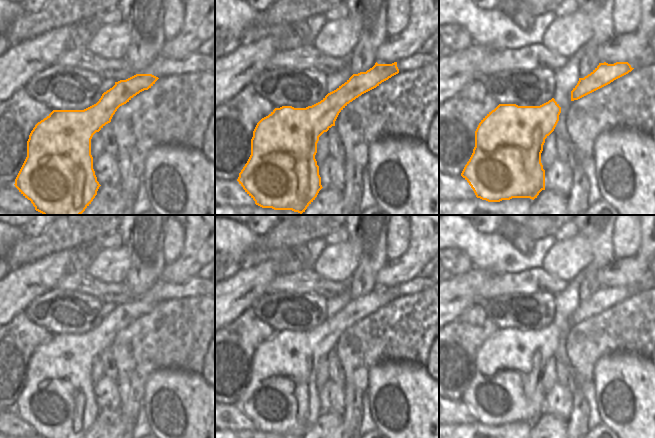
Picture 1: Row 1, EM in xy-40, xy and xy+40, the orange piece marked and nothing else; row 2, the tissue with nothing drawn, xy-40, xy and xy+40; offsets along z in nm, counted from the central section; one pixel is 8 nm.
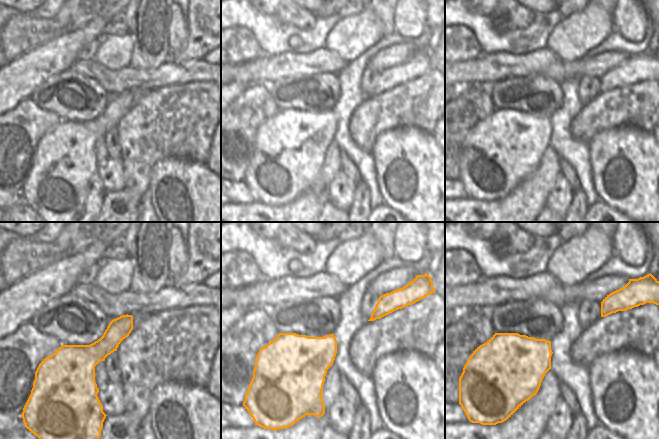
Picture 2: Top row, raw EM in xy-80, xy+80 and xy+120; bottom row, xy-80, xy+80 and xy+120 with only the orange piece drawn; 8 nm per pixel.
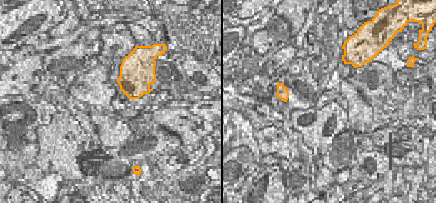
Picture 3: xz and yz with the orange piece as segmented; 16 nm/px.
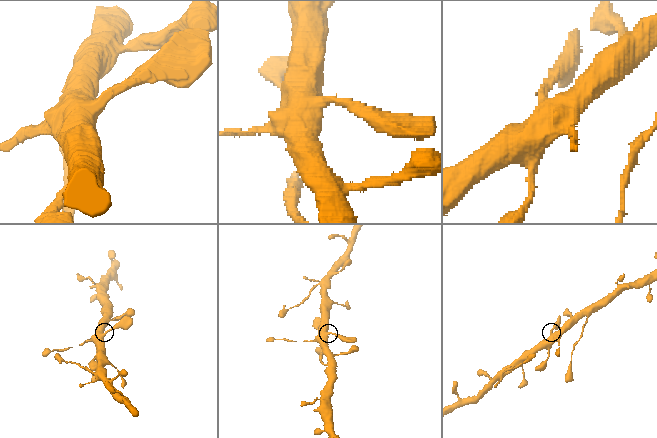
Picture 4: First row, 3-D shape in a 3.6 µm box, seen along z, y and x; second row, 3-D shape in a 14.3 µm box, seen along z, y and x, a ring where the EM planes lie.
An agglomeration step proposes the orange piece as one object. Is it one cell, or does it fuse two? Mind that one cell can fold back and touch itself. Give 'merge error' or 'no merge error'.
no merge error

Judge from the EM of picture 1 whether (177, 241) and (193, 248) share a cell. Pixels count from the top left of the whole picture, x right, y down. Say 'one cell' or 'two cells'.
two cells

